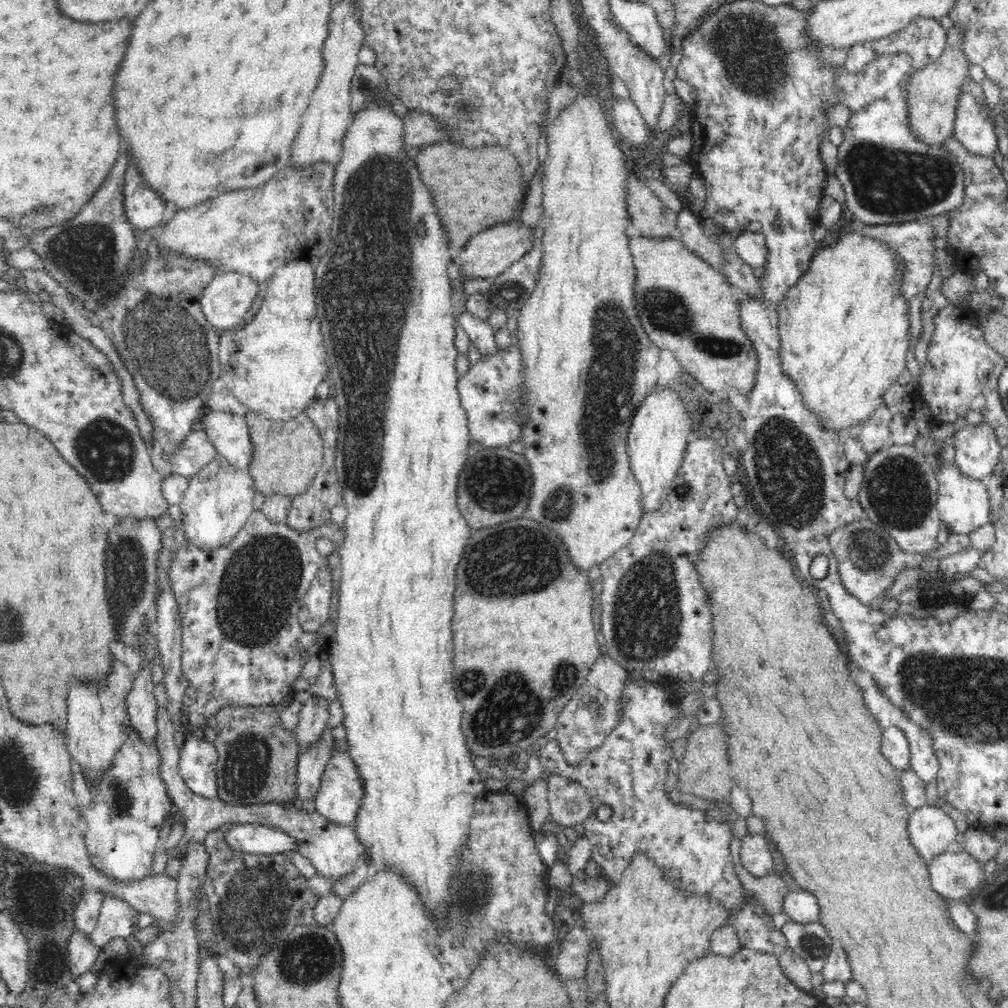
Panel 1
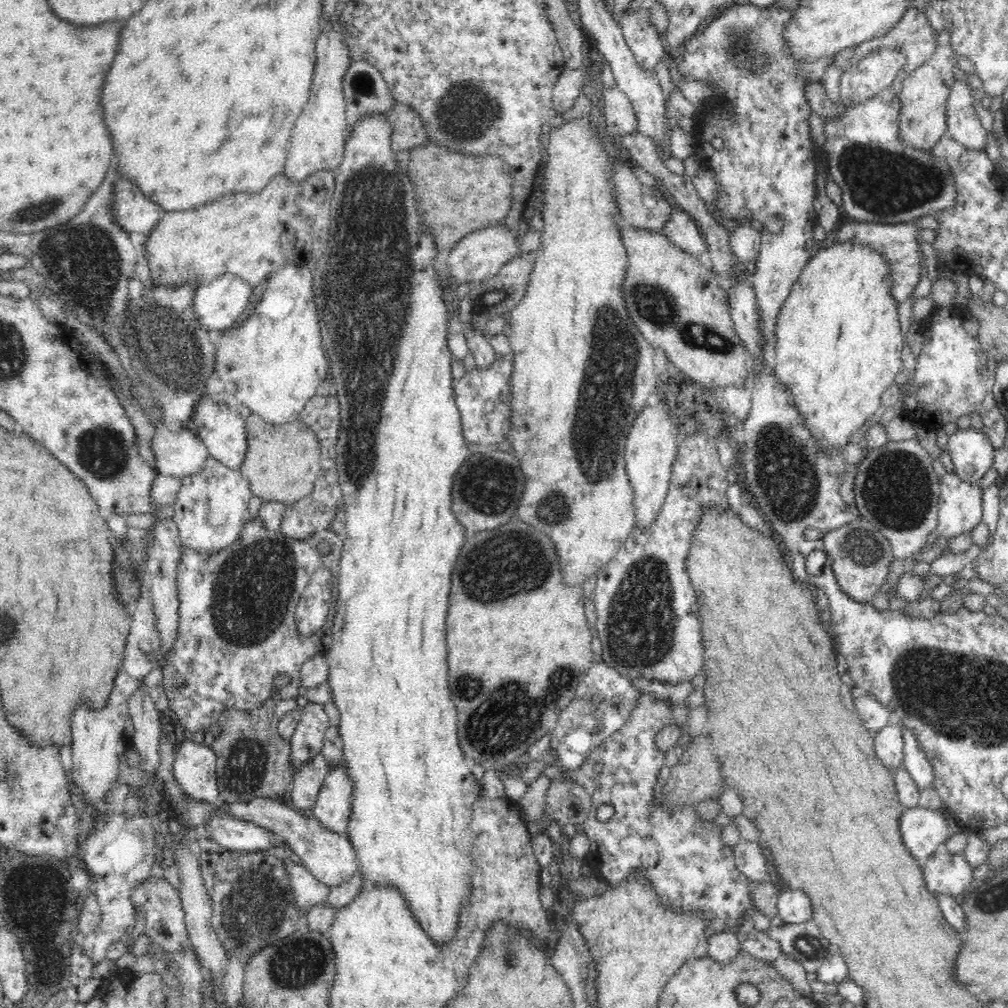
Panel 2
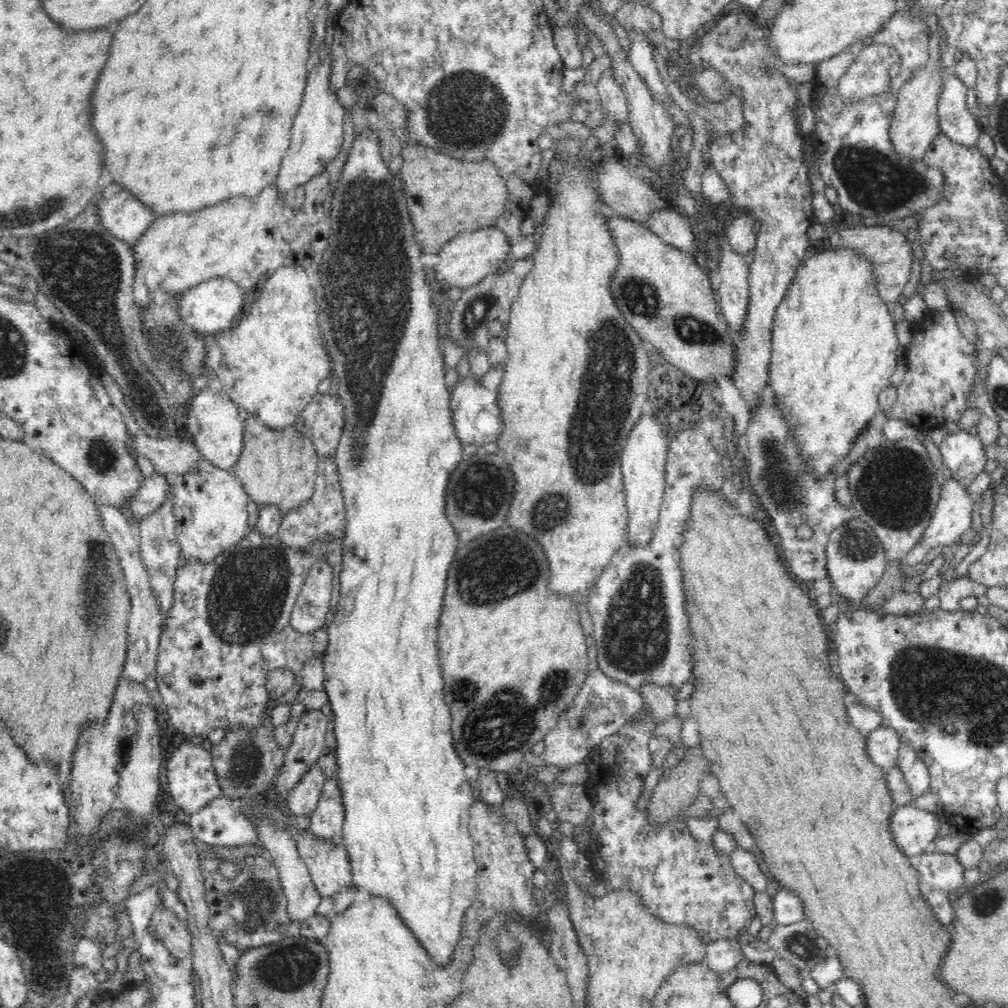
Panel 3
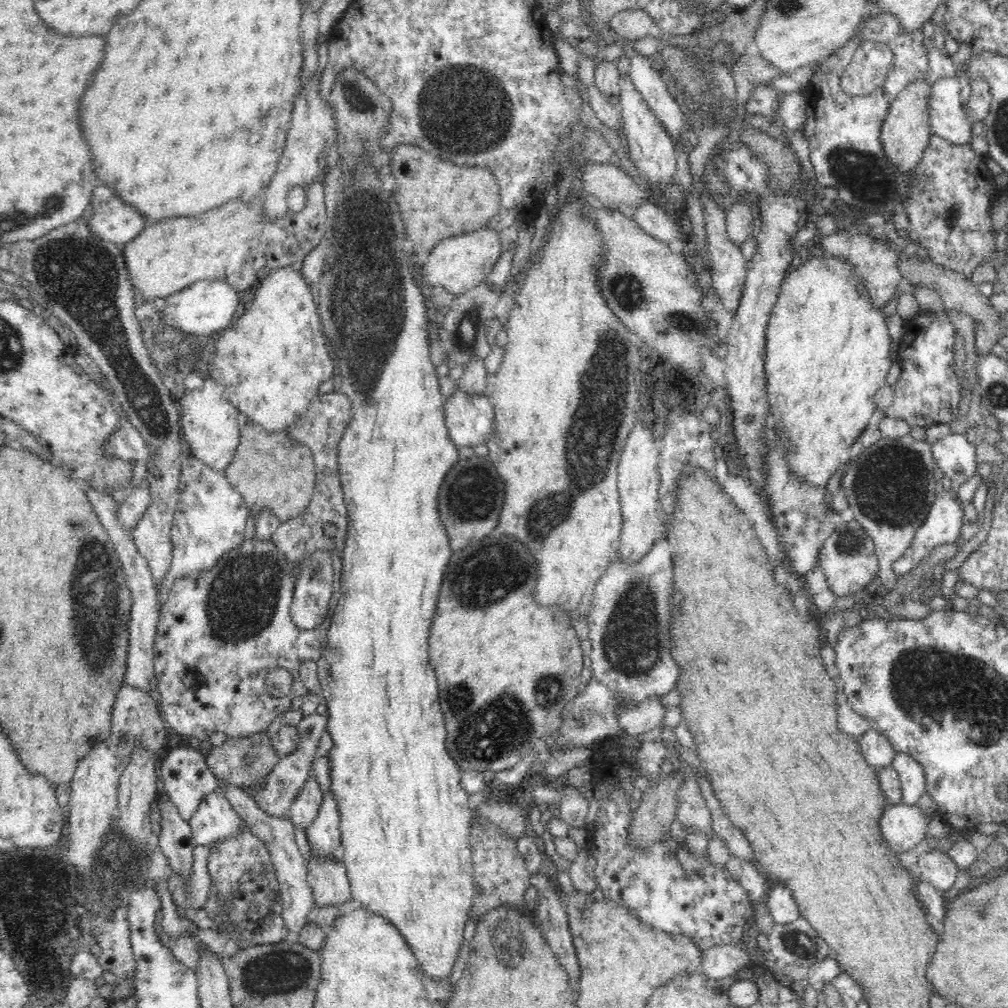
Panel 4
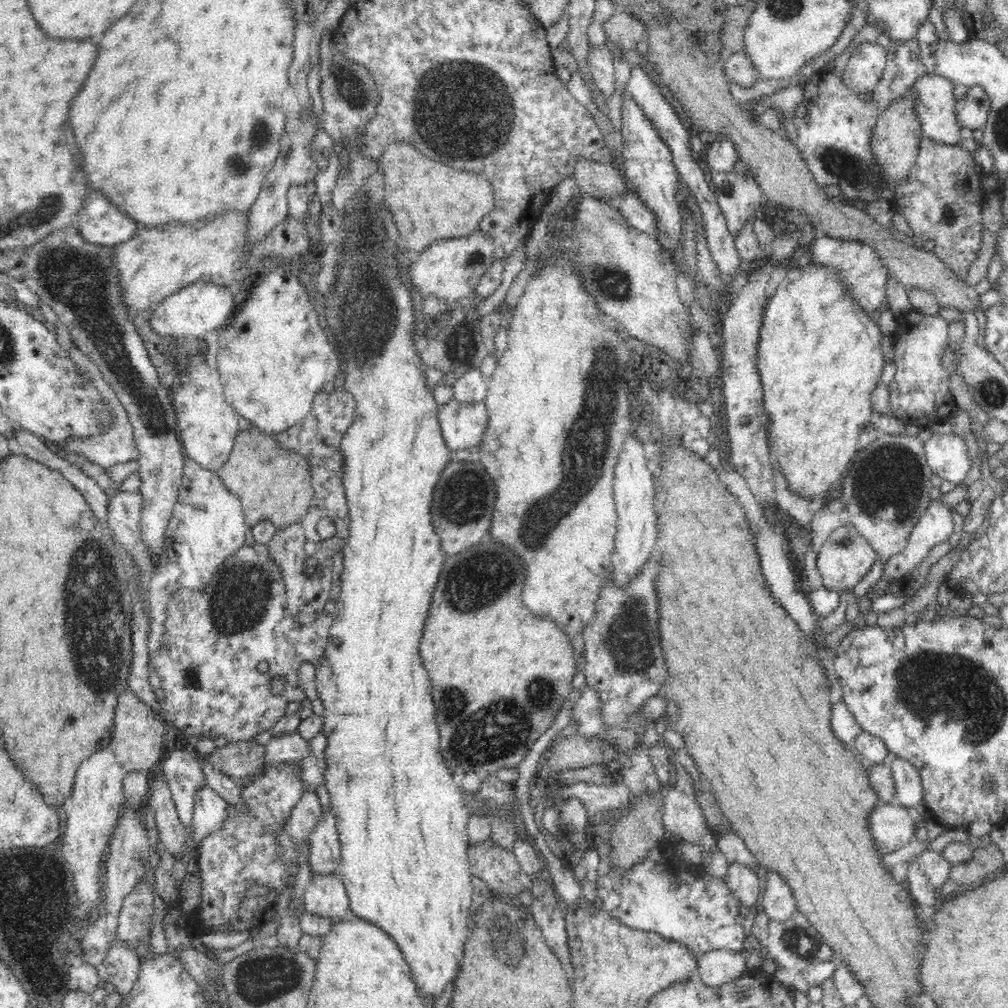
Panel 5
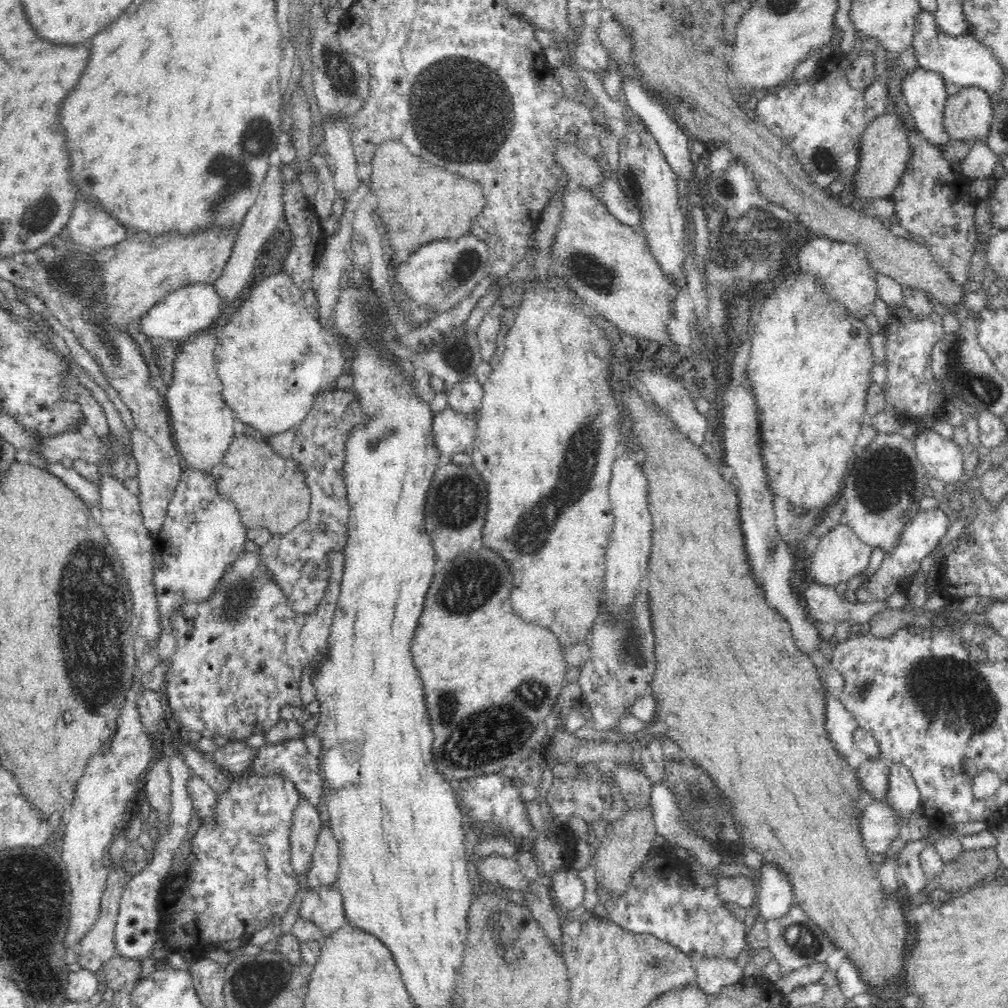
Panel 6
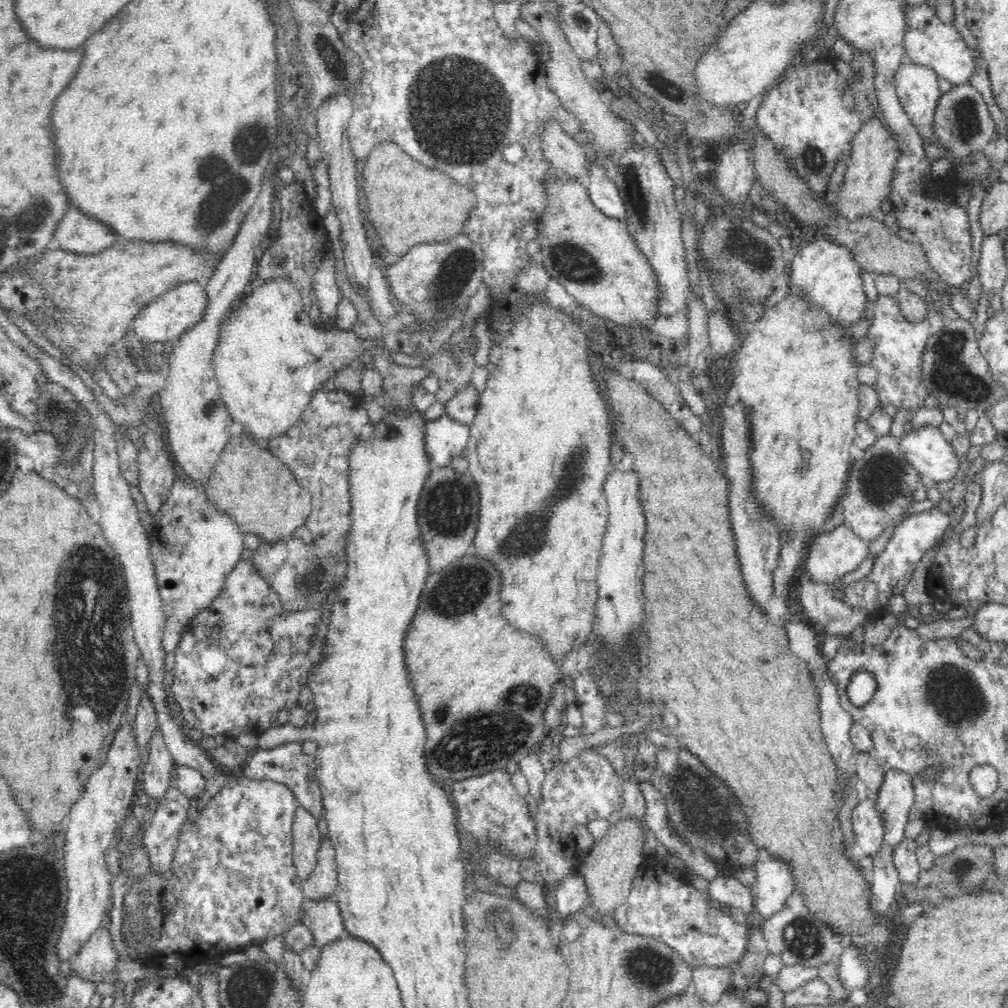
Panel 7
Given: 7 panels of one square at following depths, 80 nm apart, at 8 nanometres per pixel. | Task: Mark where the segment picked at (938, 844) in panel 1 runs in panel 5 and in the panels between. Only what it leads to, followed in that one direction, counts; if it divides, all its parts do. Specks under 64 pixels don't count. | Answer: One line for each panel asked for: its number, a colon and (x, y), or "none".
2: (923, 830)
3: (914, 830)
4: (903, 827)
5: (892, 827)

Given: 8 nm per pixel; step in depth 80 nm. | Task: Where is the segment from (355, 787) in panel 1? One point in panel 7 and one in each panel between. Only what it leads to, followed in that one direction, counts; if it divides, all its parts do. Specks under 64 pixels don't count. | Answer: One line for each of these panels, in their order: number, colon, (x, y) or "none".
2: (332, 809)
3: (327, 820)
4: (324, 836)
5: (324, 854)
6: (324, 867)
7: (322, 882)

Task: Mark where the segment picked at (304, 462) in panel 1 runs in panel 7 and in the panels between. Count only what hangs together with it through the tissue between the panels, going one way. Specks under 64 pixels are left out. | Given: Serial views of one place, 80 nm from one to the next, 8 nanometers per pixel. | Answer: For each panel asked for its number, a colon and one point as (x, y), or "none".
2: (282, 462)
3: (278, 467)
4: (270, 470)
5: (273, 483)
6: (269, 491)
7: (248, 482)

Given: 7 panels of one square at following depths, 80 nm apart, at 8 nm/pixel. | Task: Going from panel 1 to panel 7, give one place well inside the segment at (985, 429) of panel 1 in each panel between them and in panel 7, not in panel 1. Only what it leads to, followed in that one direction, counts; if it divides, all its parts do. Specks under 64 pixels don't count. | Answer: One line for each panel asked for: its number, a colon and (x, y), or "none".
2: (971, 451)
3: (963, 452)
4: (954, 454)
5: (946, 455)
6: (941, 458)
7: (925, 449)

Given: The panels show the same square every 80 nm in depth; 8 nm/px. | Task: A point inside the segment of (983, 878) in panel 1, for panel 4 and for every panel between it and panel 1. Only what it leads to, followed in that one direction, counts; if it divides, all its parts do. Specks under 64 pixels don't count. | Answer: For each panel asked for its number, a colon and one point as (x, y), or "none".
2: (946, 873)
3: (941, 871)
4: (935, 867)

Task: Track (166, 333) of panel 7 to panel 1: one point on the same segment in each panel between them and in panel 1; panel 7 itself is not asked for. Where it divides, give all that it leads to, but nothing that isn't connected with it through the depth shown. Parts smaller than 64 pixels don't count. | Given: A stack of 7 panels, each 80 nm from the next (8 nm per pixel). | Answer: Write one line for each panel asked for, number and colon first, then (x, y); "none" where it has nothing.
1: (224, 302)
2: (217, 303)
3: (210, 307)
4: (204, 308)
5: (201, 307)
6: (181, 314)

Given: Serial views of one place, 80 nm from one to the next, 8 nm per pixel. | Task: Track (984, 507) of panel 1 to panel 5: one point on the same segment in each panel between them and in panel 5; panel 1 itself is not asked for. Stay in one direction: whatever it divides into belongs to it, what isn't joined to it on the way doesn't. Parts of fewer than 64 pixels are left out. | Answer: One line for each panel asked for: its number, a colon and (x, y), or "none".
2: (960, 503)
3: (954, 513)
4: (942, 525)
5: (935, 526)

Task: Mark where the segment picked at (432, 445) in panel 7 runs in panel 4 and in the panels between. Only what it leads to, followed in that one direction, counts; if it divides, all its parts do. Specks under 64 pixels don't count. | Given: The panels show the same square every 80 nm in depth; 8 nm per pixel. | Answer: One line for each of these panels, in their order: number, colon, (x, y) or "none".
4: (470, 419)
5: (462, 426)
6: (453, 432)

